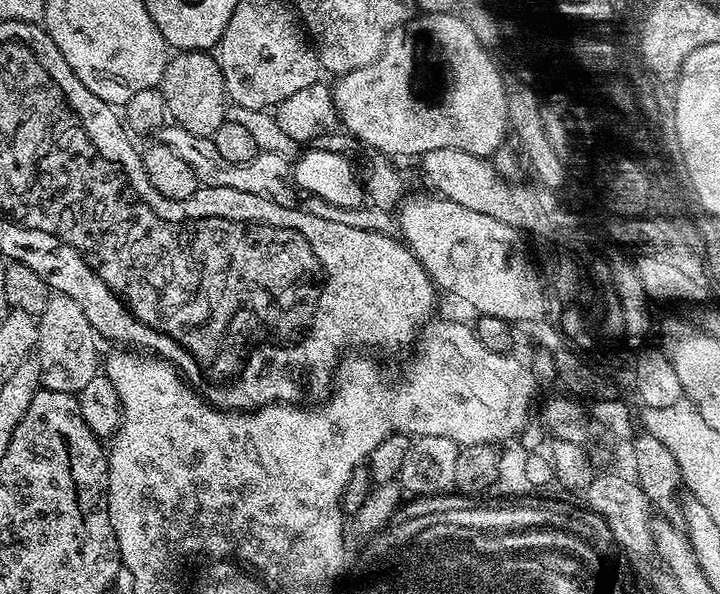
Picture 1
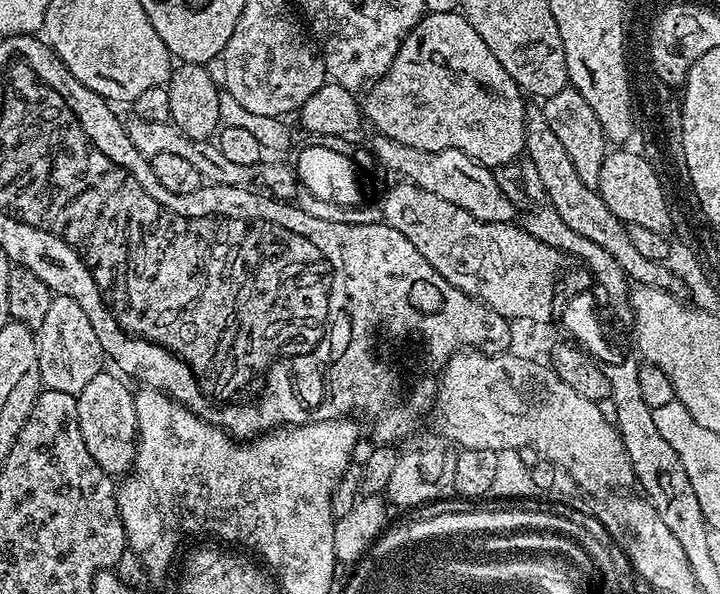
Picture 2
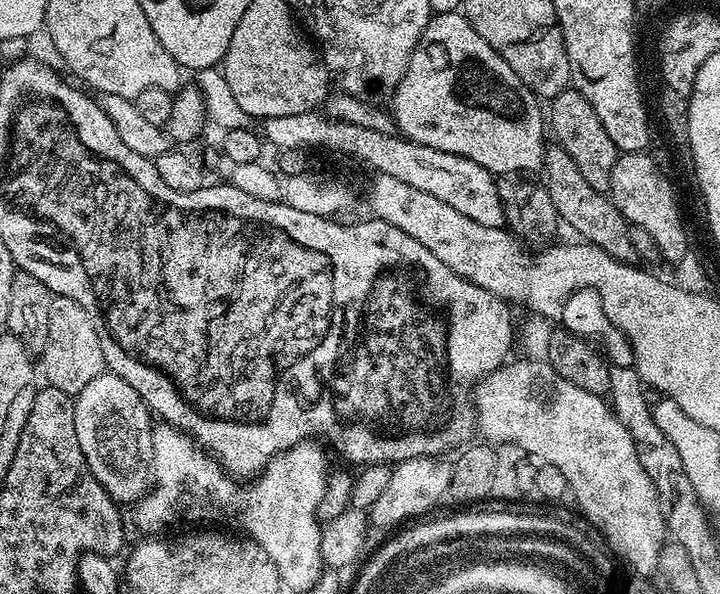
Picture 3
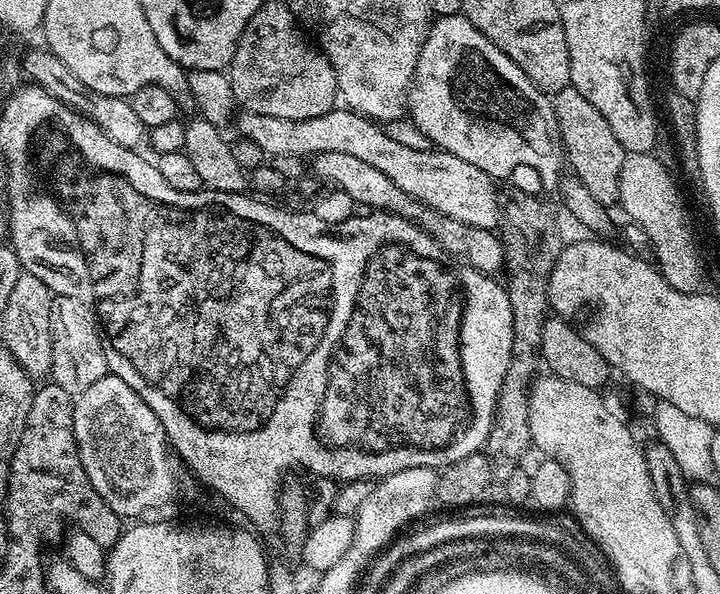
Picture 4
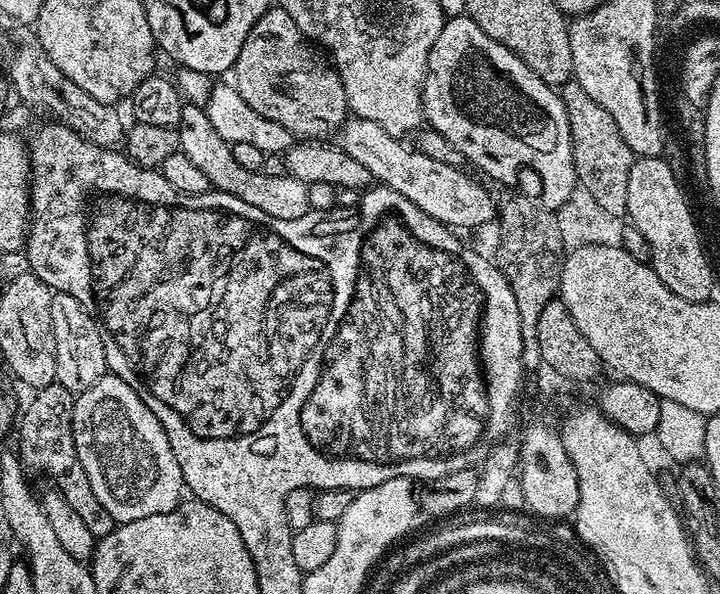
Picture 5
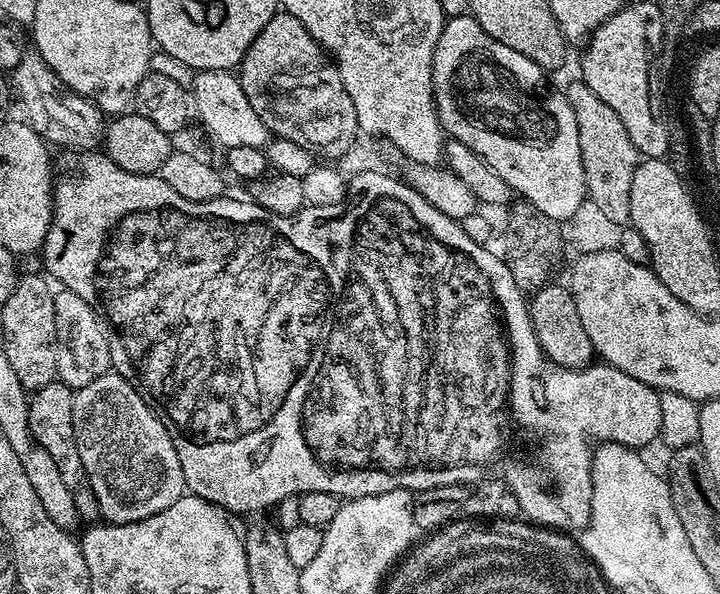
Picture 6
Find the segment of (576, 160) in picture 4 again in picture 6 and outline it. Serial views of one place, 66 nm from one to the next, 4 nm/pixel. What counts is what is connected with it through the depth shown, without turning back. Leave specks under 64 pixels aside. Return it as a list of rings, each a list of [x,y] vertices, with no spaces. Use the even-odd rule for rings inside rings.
[[[575,78],[564,86],[564,93],[571,109],[574,110],[575,121],[578,122],[578,150],[582,150],[582,170],[586,178],[587,199],[592,200],[610,221],[624,226],[630,221],[630,185],[634,183],[634,170],[642,159],[639,150],[630,142],[630,134],[626,134],[626,126],[622,126],[618,114],[590,86],[586,86],[582,78]]]

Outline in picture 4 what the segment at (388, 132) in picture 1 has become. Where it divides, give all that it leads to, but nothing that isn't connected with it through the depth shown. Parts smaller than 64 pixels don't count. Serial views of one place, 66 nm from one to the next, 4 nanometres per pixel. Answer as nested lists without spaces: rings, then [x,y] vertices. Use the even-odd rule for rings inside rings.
[[[463,14],[439,17],[432,27],[429,28],[428,37],[422,46],[420,57],[418,58],[416,74],[412,78],[412,86],[408,90],[408,107],[406,112],[422,130],[422,134],[426,134],[426,138],[430,138],[430,142],[439,151],[454,154],[458,158],[462,158],[462,162],[470,162],[470,166],[478,166],[478,170],[482,170],[488,176],[499,178],[499,176],[510,175],[515,168],[533,168],[540,175],[541,182],[546,187],[552,189],[555,189],[562,179],[562,173],[566,168],[566,155],[562,143],[562,129],[559,126],[559,120],[553,108],[553,97],[540,90],[522,72],[519,66],[512,62],[498,46],[494,46],[493,42],[490,42],[485,34],[480,33]]]

